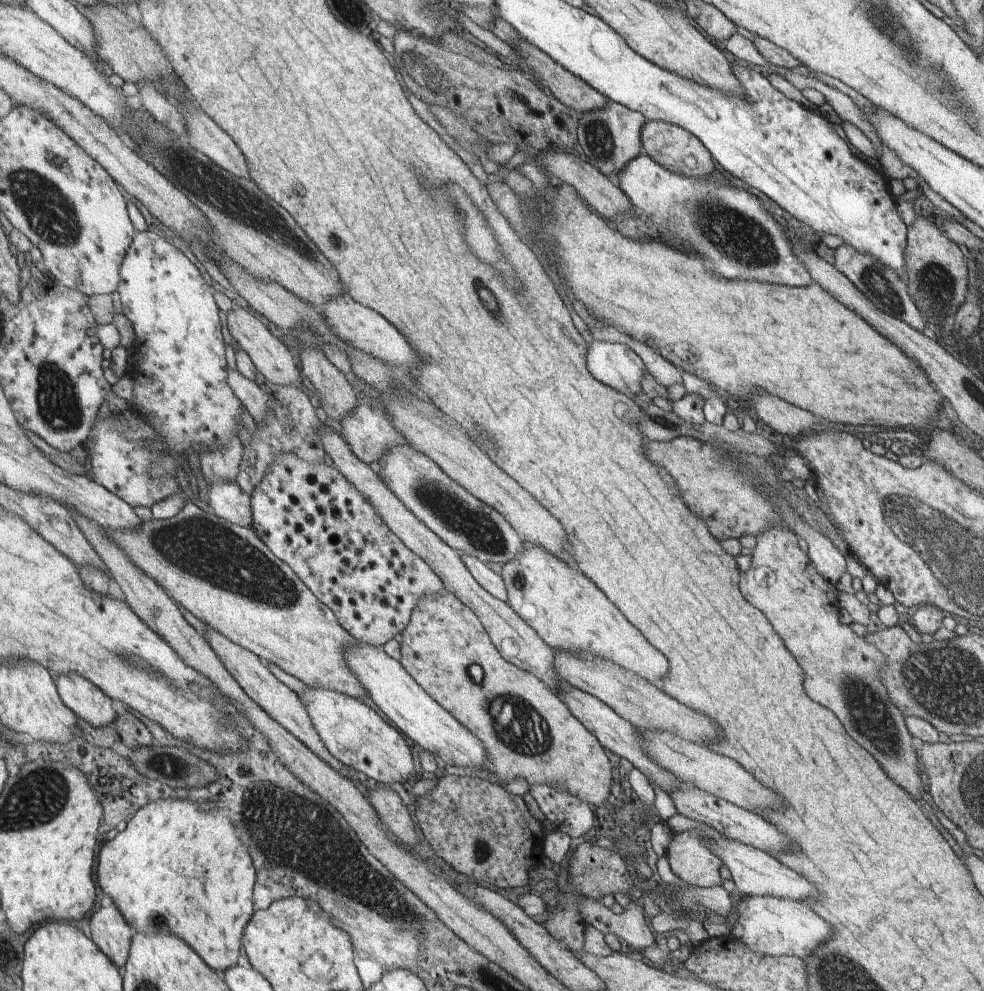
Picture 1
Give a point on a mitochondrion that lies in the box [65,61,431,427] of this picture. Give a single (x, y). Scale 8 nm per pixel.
(224, 194)

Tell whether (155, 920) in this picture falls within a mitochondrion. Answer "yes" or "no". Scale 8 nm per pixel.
yes

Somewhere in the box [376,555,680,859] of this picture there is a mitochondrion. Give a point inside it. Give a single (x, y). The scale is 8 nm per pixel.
(518, 724)

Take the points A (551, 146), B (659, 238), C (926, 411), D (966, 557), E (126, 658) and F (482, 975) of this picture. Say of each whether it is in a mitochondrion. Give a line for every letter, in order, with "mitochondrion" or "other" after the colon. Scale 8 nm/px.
A: other
B: other
C: other
D: mitochondrion
E: other
F: mitochondrion

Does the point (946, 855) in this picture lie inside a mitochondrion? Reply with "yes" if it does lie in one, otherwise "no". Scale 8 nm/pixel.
no

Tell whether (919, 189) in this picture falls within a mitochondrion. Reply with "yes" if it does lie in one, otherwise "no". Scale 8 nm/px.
no

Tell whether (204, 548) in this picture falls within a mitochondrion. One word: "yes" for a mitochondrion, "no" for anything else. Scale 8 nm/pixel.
yes

